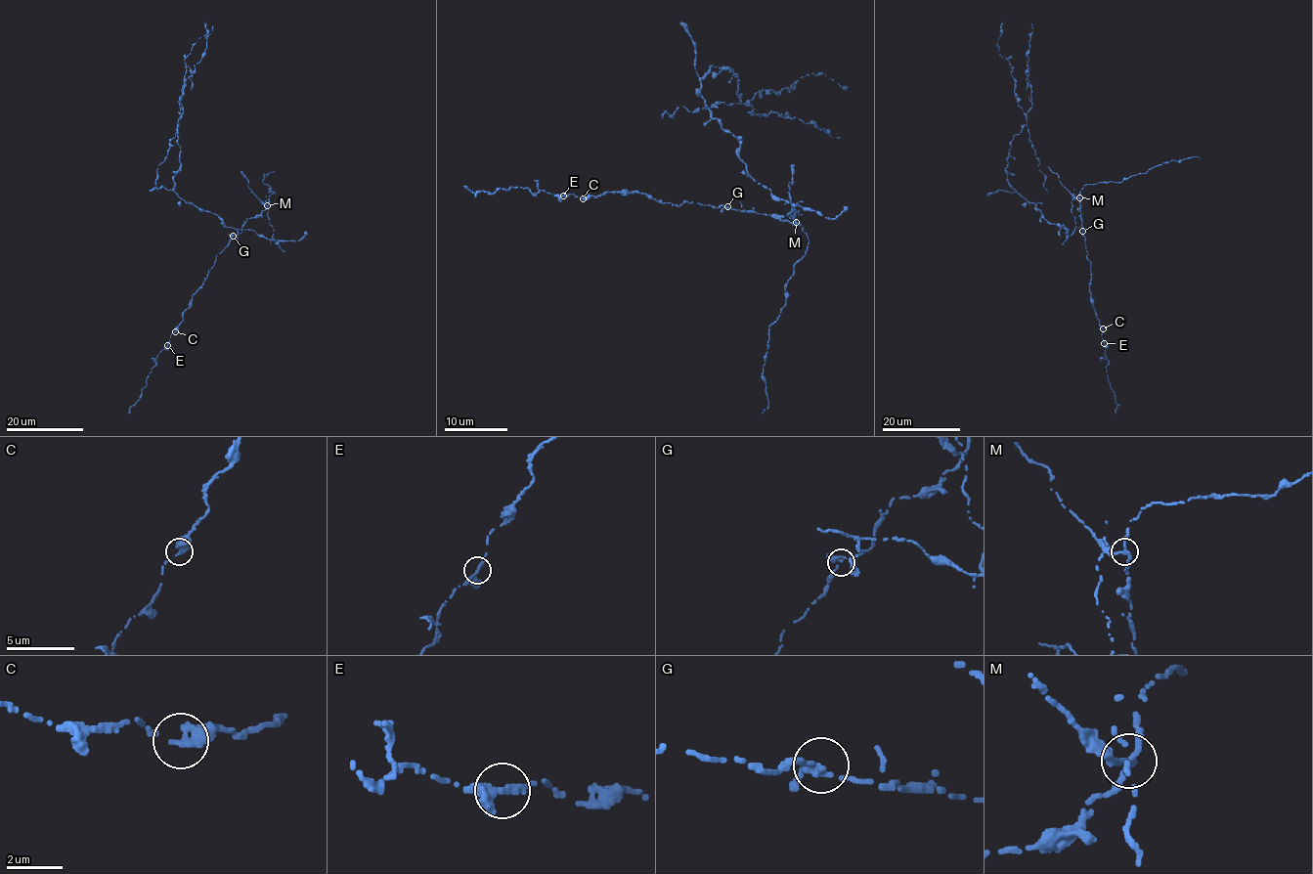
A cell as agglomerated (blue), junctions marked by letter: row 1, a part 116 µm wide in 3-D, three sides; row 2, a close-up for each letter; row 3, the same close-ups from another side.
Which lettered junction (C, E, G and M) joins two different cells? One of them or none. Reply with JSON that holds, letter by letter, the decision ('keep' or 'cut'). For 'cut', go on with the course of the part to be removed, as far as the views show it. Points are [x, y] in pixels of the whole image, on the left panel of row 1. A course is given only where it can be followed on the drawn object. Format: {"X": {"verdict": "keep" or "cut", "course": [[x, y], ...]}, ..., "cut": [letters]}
{"C": {"verdict": "keep"}, "E": {"verdict": "keep"}, "G": {"verdict": "keep"}, "M": {"verdict": "cut", "course": [[268, 205], [277, 242], [228, 228], [173, 188], [184, 60], [207, 33], [204, 22]]}, "cut": ["M"]}

